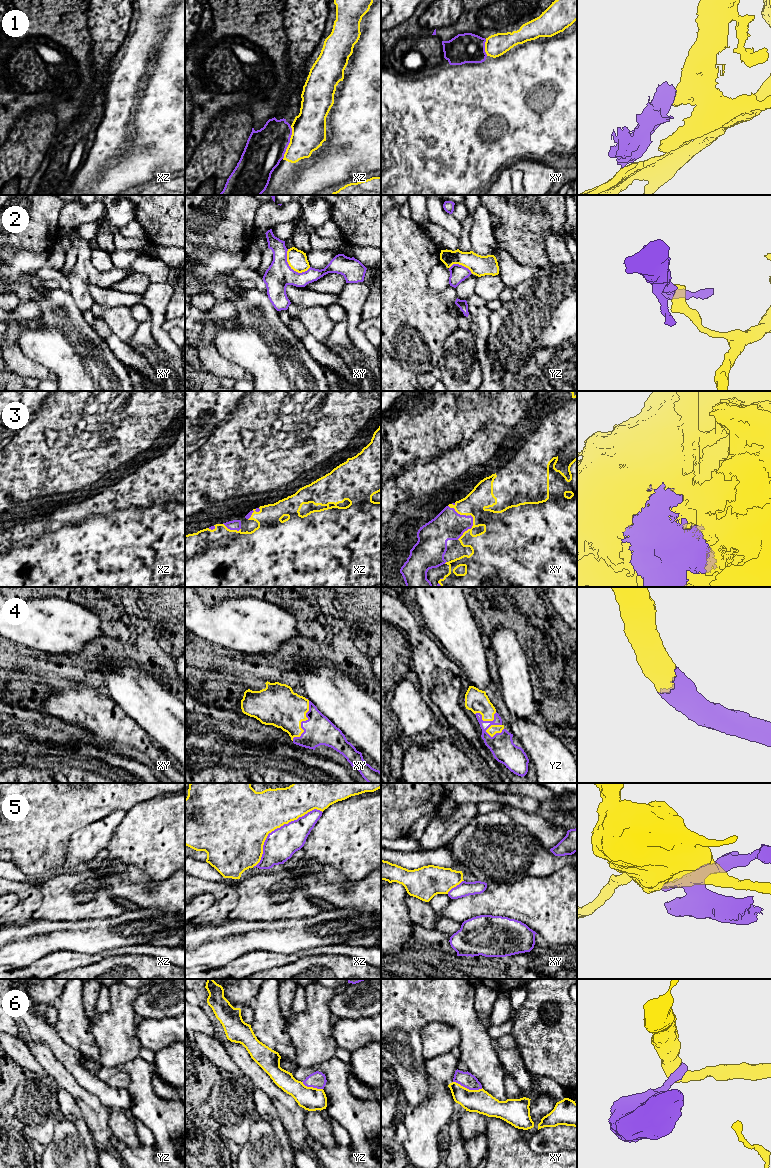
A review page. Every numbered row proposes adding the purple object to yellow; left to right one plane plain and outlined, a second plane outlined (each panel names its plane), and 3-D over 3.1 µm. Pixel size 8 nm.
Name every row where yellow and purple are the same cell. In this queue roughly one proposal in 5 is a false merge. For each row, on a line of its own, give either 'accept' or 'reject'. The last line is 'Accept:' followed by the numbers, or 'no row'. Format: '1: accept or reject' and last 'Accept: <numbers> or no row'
1: reject
2: reject
3: accept
4: accept
5: reject
6: reject
Accept: 3, 4

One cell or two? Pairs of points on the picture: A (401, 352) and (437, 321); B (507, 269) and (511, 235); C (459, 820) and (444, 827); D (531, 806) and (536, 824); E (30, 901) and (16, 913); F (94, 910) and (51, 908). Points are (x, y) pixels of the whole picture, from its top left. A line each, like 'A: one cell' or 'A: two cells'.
A: one cell
B: two cells
C: one cell
D: two cells
E: one cell
F: one cell

